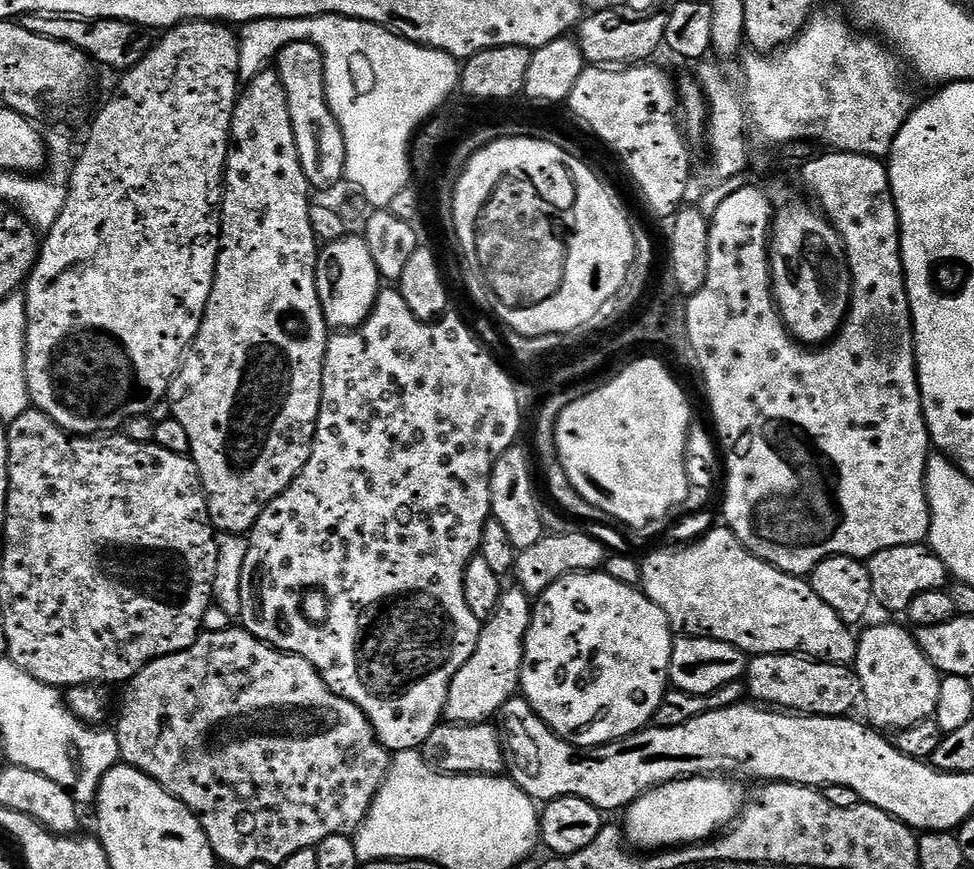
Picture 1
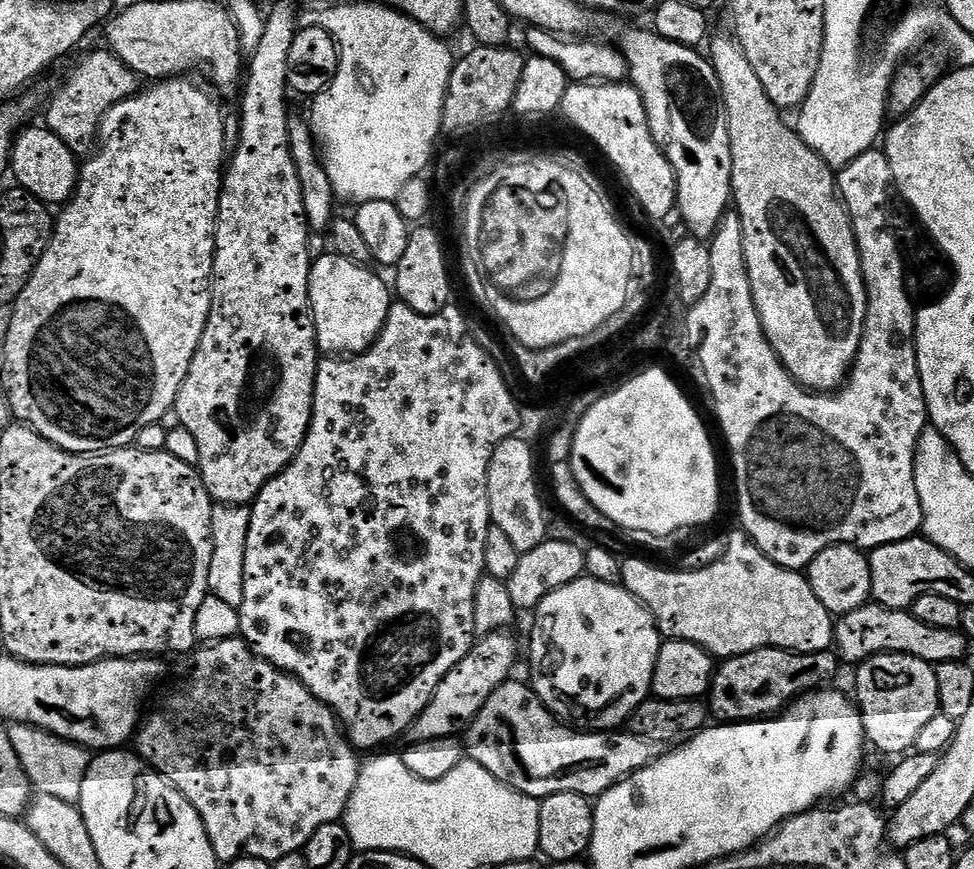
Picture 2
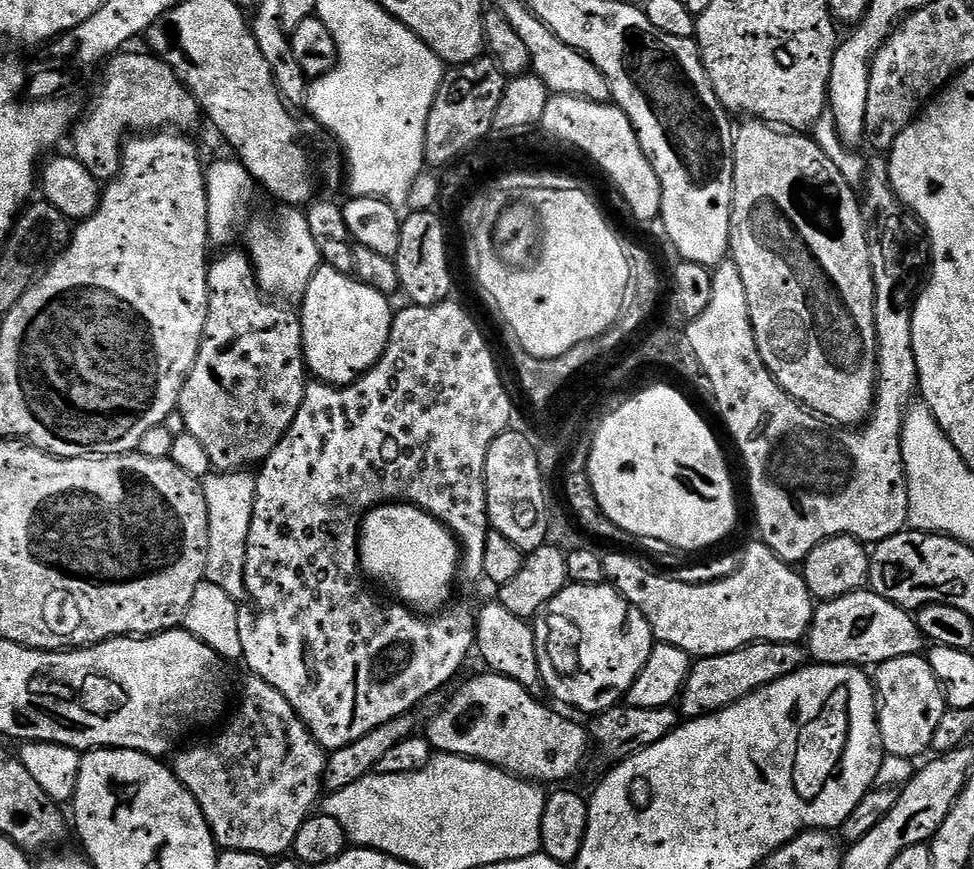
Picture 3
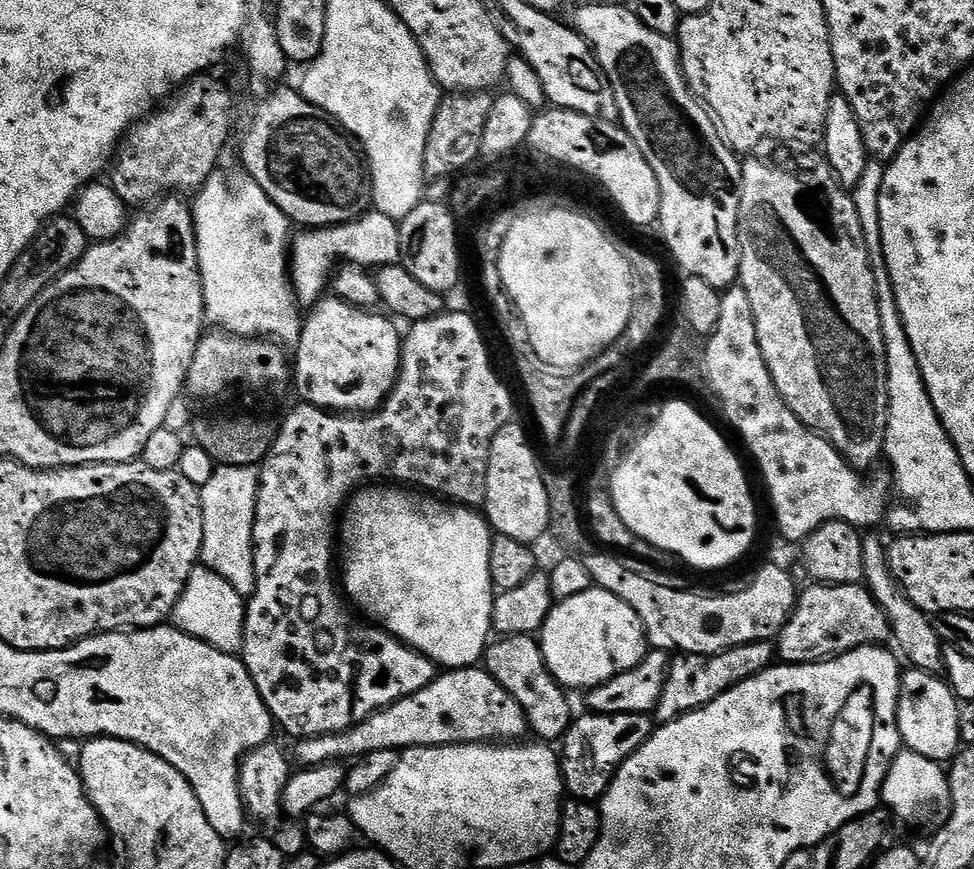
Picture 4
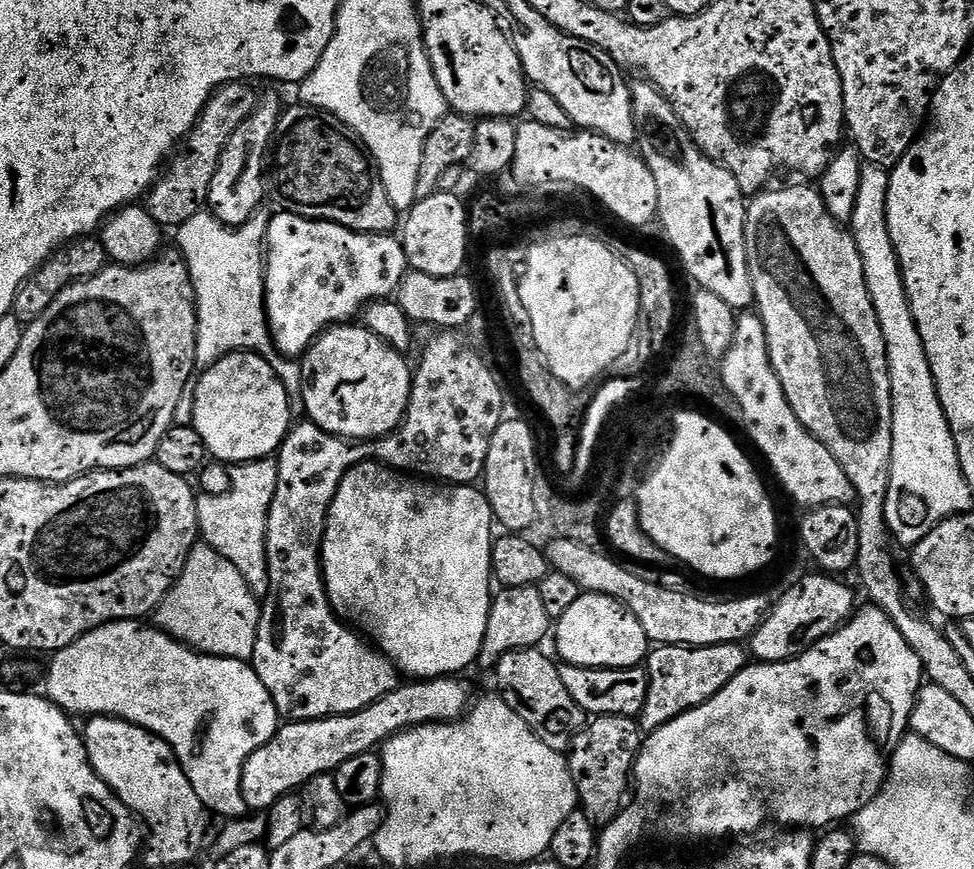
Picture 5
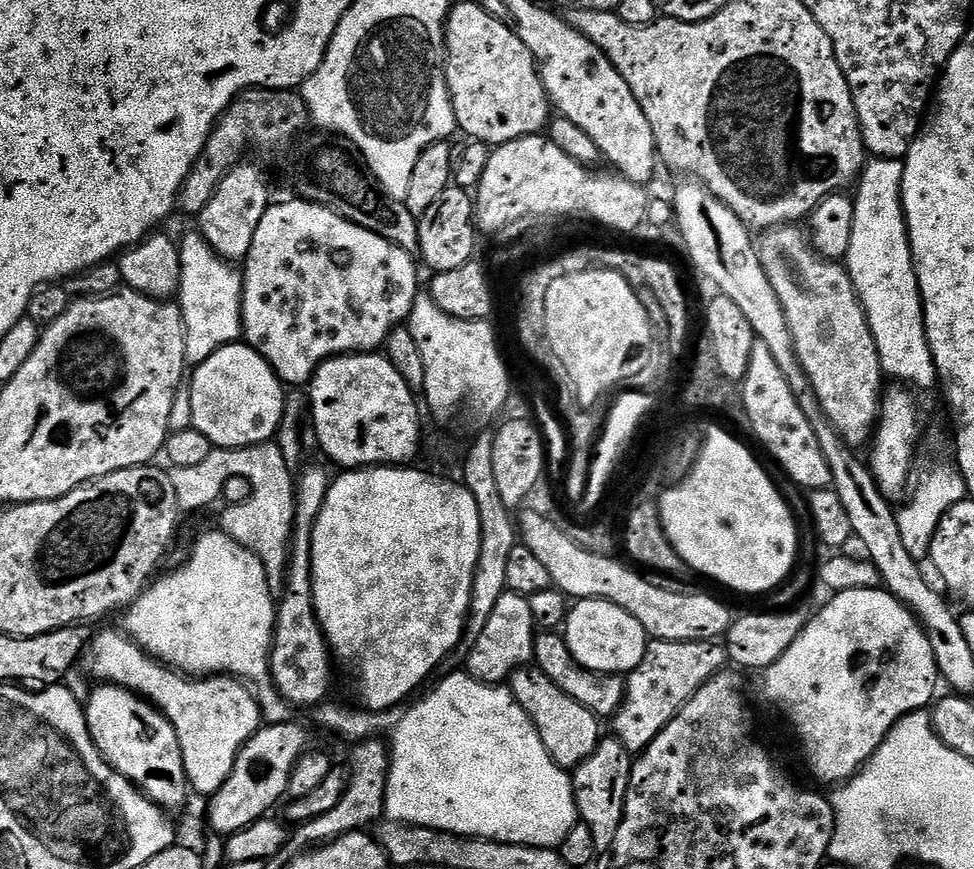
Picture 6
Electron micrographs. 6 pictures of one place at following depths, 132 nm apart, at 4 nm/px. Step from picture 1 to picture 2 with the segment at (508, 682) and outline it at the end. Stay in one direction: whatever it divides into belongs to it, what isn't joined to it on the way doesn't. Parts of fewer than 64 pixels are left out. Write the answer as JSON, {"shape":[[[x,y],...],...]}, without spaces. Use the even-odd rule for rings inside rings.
{"shape":[[[511,631],[491,632],[488,636],[481,636],[472,645],[471,650],[438,682],[438,690],[430,698],[430,702],[418,714],[418,718],[406,733],[408,744],[430,742],[434,738],[459,737],[467,733],[469,726],[474,722],[478,710],[486,706],[490,694],[498,690],[513,675],[512,667],[516,664],[516,640]]]}

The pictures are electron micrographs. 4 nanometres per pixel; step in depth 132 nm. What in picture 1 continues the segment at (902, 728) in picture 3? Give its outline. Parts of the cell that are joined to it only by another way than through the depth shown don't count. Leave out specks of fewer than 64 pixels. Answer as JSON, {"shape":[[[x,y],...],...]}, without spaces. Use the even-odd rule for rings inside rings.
{"shape":[[[876,624],[861,631],[856,642],[854,671],[860,680],[862,708],[868,711],[867,723],[877,730],[909,728],[936,714],[941,673],[924,657],[915,635],[904,628]]]}

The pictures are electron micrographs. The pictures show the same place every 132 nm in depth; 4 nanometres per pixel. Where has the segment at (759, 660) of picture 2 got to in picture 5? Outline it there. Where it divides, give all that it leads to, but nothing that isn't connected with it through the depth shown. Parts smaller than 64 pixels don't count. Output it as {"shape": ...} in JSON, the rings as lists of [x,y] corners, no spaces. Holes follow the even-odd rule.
{"shape":[[[740,642],[715,644],[705,648],[685,648],[679,644],[653,647],[646,657],[648,689],[646,702],[638,717],[641,733],[658,730],[683,712],[702,706],[710,698],[714,698],[714,694],[718,694],[722,686],[732,681],[749,660],[745,645]]]}

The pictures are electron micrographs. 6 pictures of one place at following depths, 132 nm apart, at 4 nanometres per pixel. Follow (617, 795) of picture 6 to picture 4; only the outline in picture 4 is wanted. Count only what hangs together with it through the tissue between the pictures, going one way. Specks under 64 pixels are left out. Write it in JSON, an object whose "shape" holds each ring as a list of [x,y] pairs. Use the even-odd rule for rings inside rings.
{"shape":[[[591,714],[577,715],[568,728],[562,741],[562,755],[560,756],[560,771],[564,774],[564,786],[569,797],[580,802],[599,802],[608,792],[616,772],[626,762],[626,758],[633,756],[652,737],[654,720],[648,714]]]}

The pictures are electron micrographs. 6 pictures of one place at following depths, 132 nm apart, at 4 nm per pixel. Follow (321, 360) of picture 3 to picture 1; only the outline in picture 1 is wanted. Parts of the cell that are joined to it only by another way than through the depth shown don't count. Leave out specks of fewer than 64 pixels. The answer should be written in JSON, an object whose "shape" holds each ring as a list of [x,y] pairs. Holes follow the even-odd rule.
{"shape":[[[346,234],[338,242],[323,245],[319,249],[316,257],[316,285],[318,302],[322,302],[322,314],[329,329],[355,330],[368,320],[382,287],[382,277],[378,266],[374,266],[370,246],[363,235]]]}

